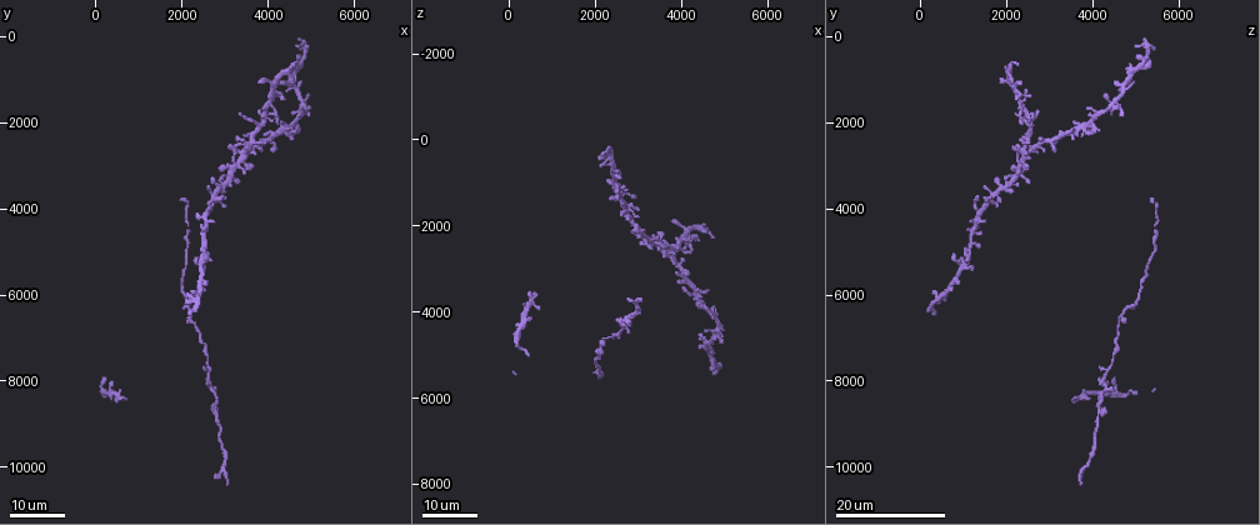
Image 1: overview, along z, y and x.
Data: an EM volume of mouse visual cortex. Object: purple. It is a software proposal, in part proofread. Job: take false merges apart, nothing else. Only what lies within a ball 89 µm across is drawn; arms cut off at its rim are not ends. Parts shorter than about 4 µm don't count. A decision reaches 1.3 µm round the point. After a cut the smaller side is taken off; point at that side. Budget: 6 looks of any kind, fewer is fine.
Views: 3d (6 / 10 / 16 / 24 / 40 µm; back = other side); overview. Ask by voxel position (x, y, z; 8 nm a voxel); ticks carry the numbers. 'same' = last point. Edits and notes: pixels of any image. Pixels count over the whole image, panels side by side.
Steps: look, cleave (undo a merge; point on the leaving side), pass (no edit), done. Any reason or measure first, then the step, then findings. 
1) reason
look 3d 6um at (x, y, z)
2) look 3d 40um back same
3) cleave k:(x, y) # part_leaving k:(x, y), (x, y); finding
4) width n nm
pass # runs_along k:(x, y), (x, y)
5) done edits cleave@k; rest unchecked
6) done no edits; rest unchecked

calibre changes
look 3d 16um at (2050, 5050, 5400)

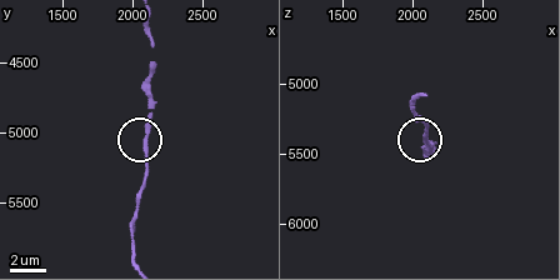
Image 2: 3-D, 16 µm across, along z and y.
closer look
look 3d 6um at (2080, 5100, 5380)

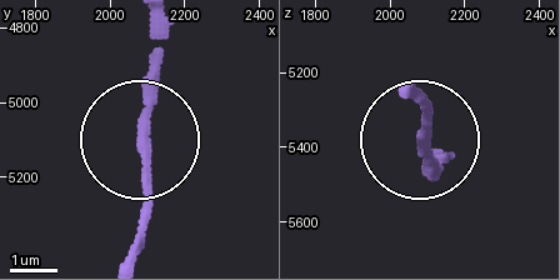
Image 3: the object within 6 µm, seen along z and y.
pass # one neuron here

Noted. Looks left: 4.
narrows sharply
look 3d 16um at (2950, 9800, 4000)

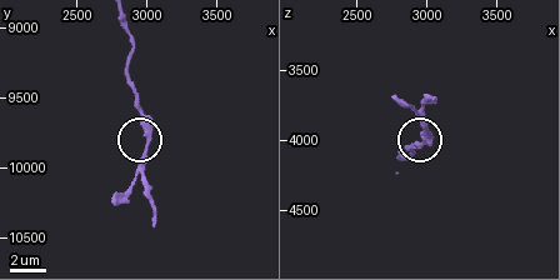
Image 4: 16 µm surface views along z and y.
look 3d 6um at (3020, 9820, 3940)

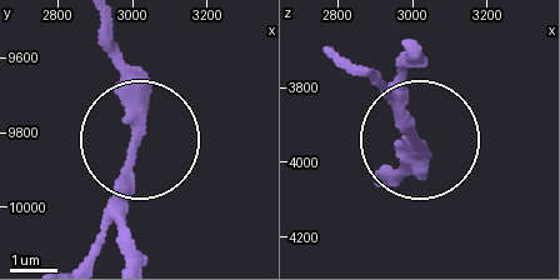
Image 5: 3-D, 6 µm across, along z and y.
pass # continuous, no second neuron

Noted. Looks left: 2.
three-way junction
look 3d 24um at (2750, 8700, 4200)

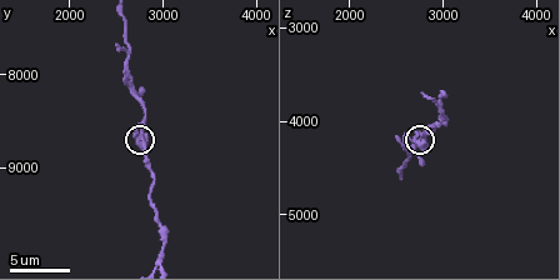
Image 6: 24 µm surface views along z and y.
look 3d 10um same

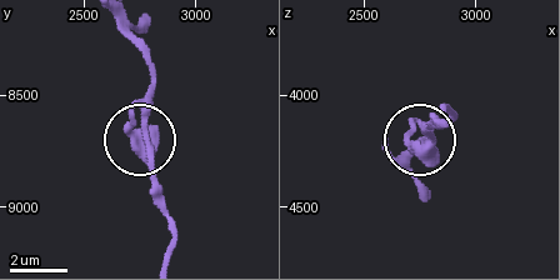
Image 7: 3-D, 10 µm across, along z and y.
width 240 nm
pass # continuous, no second neuron

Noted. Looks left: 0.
done no edits; rest unchecked

